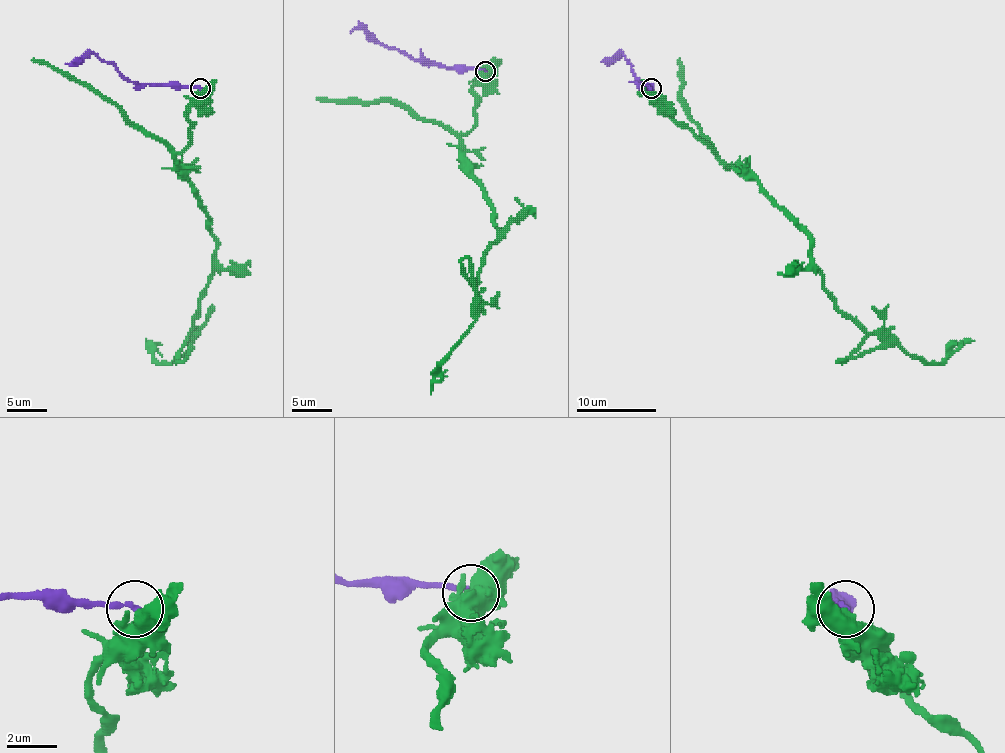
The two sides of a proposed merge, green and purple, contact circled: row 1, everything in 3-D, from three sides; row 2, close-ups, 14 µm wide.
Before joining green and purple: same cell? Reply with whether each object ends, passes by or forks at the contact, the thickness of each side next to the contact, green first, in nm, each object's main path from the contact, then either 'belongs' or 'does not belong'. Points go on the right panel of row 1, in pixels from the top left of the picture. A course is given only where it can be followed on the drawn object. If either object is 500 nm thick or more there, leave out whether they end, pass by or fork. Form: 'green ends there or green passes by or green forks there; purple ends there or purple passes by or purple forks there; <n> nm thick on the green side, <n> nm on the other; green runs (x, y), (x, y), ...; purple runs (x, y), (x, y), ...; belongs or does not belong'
green passes by; purple ends there; 480 nm thick on the green side, 200 nm on the other; green runs (649, 90), (810, 240), (828, 296), (866, 334), (838, 360), (900, 344), (940, 362), (974, 340); purple runs (651, 88), (641, 82), (621, 54), (609, 64), (613, 64); does not belong

